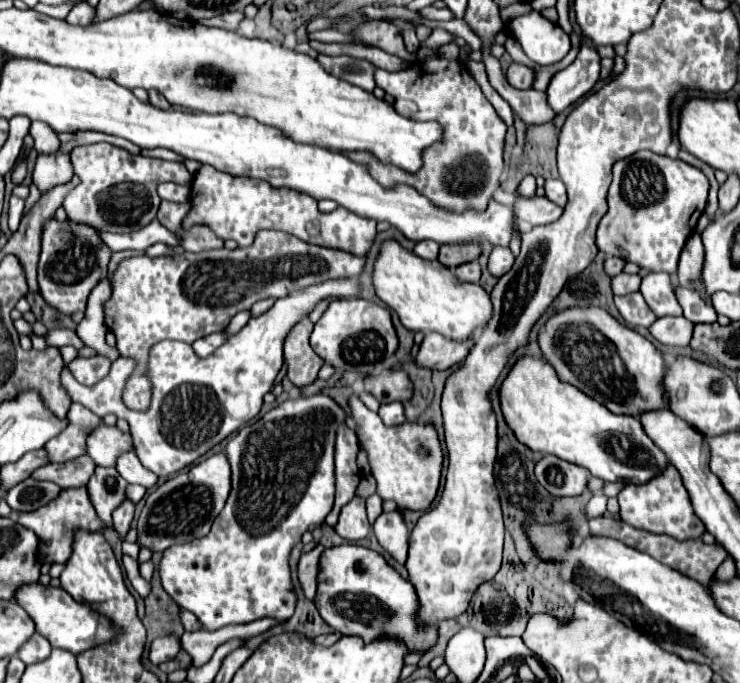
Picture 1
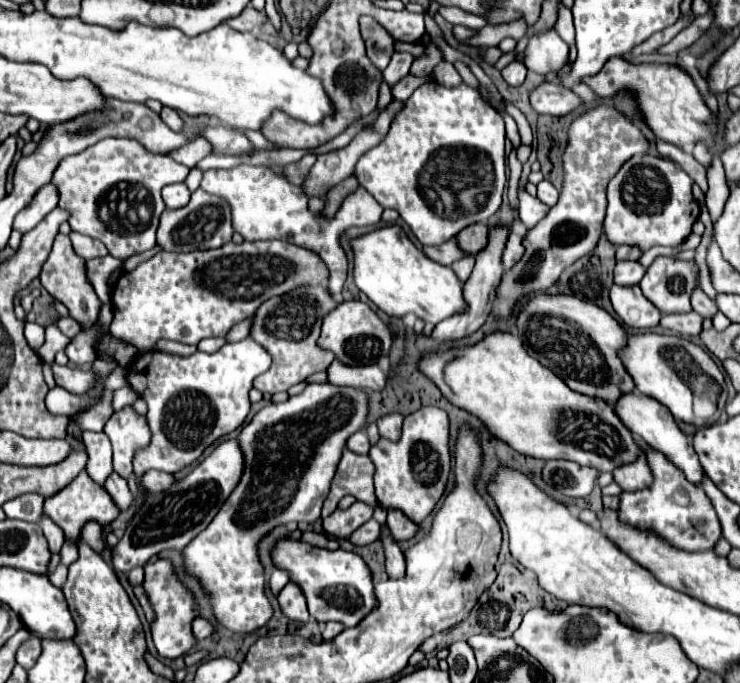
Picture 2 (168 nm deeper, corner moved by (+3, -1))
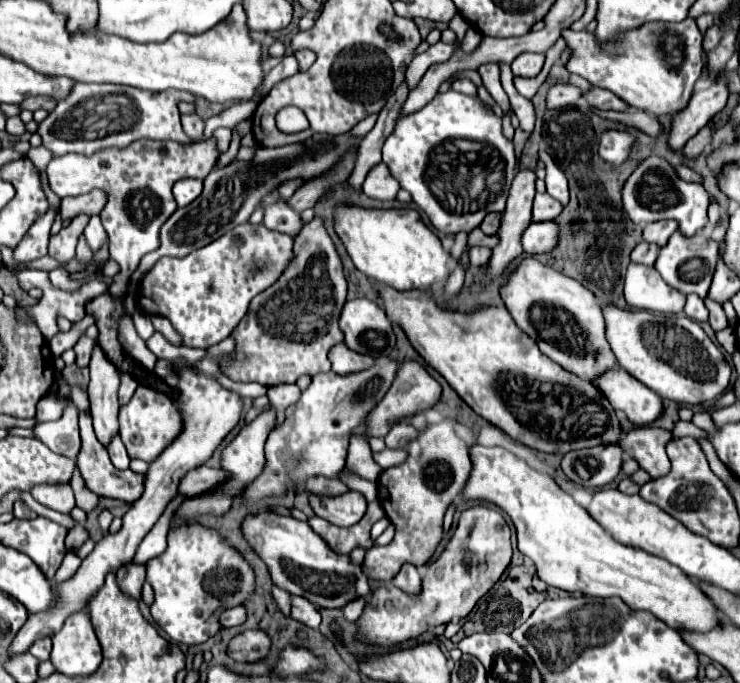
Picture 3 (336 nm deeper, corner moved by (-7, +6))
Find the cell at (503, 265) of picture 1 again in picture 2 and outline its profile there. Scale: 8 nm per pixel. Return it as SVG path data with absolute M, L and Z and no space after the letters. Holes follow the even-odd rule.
M511 233L511 235L509 235L509 241L507 241L507 247L505 247L505 253L503 253L503 267L505 267L505 269L511 269L511 267L521 259L523 253L525 253L523 235Z

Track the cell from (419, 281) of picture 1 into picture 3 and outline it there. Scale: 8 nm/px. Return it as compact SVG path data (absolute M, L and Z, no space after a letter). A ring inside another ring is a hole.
M339 206L335 230L357 270L377 284L391 286L399 292L429 290L437 280L447 280L451 276L451 270L447 268L451 254L441 246L441 240L423 224L419 212L413 208L363 210Z

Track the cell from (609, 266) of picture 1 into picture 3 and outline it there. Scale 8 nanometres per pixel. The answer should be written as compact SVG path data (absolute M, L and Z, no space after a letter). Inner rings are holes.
M659 220L653 224L647 224L643 230L643 240L649 244L657 244L659 248L663 248L669 240L669 236L677 230L675 220Z

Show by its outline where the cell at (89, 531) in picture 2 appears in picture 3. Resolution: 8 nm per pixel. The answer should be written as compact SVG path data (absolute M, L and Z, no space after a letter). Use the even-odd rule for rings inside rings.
M75 470L75 474L73 474L73 478L71 478L69 484L71 484L73 490L75 490L77 506L79 506L81 510L91 512L91 510L95 510L95 508L99 506L99 498L85 488L85 484L83 484L83 480L81 480L81 476L79 476L79 470Z

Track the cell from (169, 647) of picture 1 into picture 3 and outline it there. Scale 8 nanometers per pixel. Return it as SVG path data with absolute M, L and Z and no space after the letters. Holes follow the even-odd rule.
M181 526L169 532L167 550L147 562L147 582L155 592L155 602L151 604L155 622L173 642L197 646L219 632L217 618L225 608L239 606L249 598L255 576L251 566L215 530Z

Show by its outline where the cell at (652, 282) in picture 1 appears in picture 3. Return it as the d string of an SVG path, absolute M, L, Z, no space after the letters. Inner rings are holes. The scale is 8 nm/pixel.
M675 232L669 238L667 246L661 248L659 258L655 262L655 268L661 274L661 278L667 284L671 284L671 288L683 292L685 296L687 294L697 294L699 298L705 298L707 292L709 292L709 286L711 286L715 264L717 264L717 250L719 250L719 244L709 240L703 234L695 234L691 238L685 238L679 232Z

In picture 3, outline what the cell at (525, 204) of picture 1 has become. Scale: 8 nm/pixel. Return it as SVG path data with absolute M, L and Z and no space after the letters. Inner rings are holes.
M545 192L545 194L535 194L535 202L533 202L533 220L537 220L537 222L553 220L555 216L559 216L561 210L563 210L563 206L559 204L559 200L551 198L547 192Z

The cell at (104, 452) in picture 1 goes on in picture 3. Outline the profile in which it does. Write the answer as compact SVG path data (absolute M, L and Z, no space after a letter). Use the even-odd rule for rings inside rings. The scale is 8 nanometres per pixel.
M139 386L135 390L133 398L129 400L129 404L121 406L119 426L121 426L119 436L121 436L129 456L145 460L145 462L153 462L165 450L165 446L169 446L171 440L179 434L181 416L169 396L155 392L153 388L147 388L147 386Z

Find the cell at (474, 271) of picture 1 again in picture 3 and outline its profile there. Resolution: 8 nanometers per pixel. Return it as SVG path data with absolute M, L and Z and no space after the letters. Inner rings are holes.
M475 246L475 248L469 250L469 264L471 264L473 268L483 266L483 264L489 260L489 256L491 256L491 250L489 250L489 248L479 248L479 246Z

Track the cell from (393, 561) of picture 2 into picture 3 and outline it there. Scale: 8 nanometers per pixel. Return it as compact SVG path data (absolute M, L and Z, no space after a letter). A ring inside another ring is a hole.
M403 564L399 574L391 580L397 588L403 588L407 594L417 594L421 586L421 576L419 570L413 564Z

